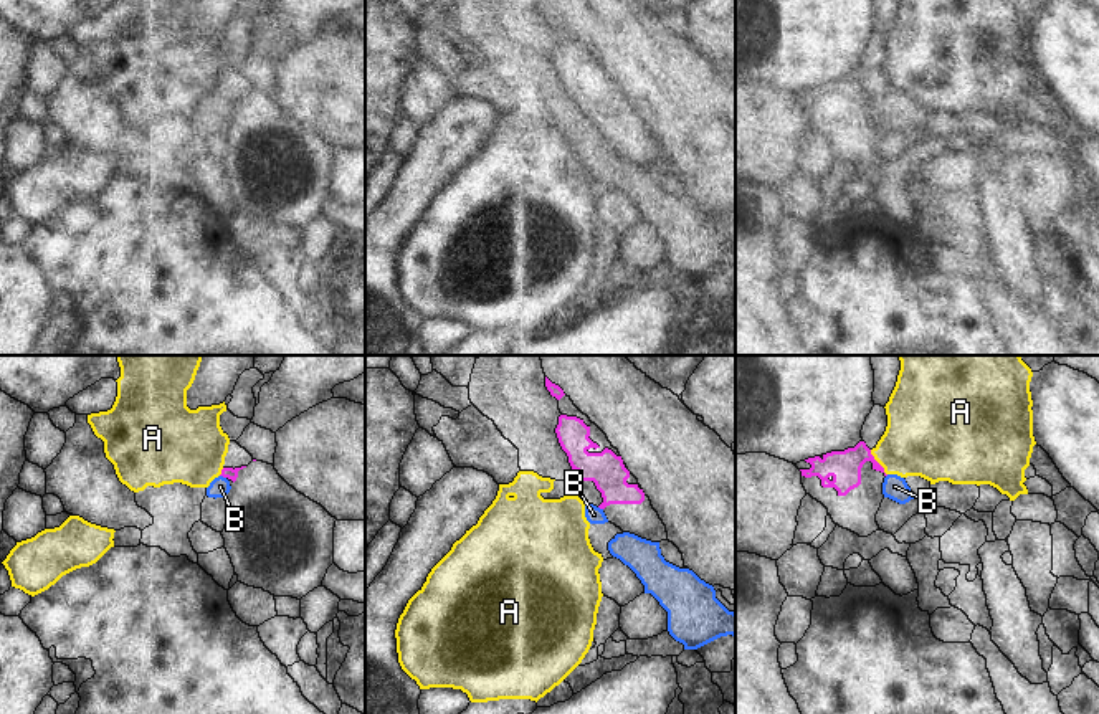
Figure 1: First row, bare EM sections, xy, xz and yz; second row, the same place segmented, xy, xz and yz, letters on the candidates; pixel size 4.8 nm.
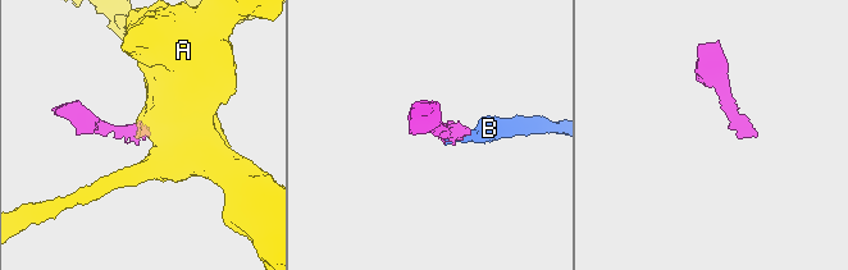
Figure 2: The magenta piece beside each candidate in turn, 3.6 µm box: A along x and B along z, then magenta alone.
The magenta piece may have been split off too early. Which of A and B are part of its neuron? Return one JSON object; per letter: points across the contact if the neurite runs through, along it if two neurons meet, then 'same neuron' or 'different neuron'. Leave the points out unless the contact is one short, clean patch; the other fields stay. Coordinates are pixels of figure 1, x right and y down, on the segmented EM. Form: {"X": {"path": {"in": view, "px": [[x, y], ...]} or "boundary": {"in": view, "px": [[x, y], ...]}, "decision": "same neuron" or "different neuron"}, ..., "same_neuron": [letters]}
{"A": {"boundary": {"in": "yz", "px": [[870, 450], [886, 475]]}, "decision": "different neuron"}, "B": {"boundary": {"in": "xy", "px": [[220, 475], [225, 478]]}, "decision": "different neuron"}, "same_neuron": []}

